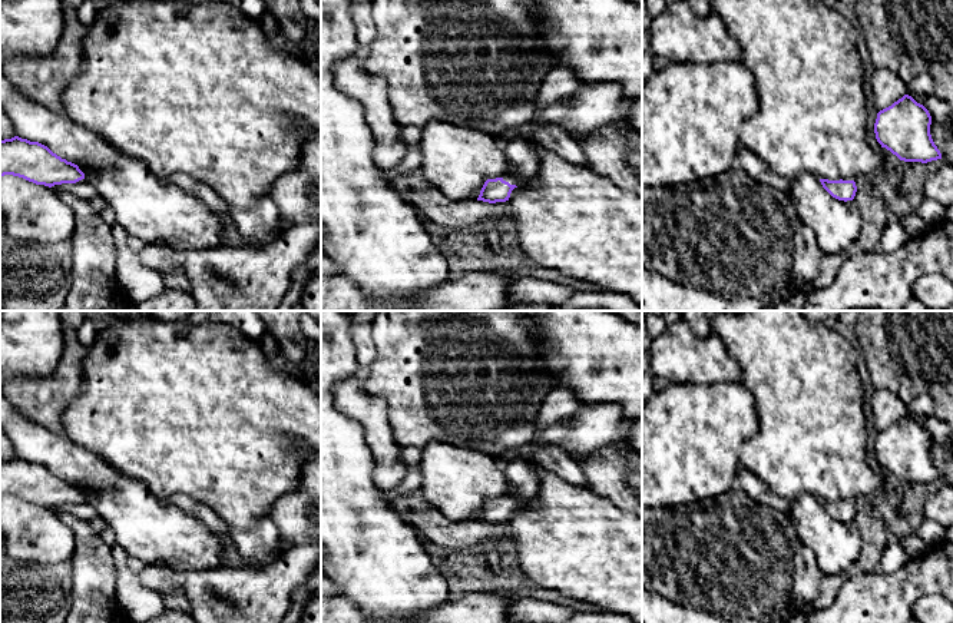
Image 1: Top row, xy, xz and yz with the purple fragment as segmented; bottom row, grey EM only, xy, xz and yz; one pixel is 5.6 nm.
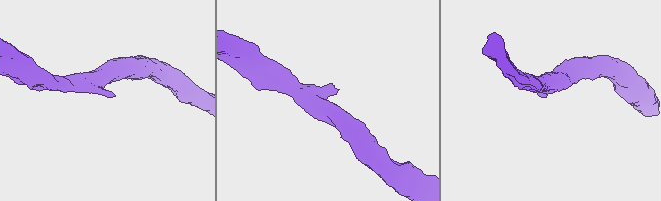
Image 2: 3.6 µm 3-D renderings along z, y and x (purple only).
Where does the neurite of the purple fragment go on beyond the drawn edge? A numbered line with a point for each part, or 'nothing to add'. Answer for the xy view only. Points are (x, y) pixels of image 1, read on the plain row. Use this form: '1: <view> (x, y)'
nothing to add

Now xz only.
1: xz (520, 471)

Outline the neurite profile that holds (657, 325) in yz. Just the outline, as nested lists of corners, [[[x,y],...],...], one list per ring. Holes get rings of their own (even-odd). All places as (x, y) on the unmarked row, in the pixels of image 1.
[[[648,315],[646,327],[649,332],[649,341],[652,341],[665,331],[666,322],[662,317]]]

